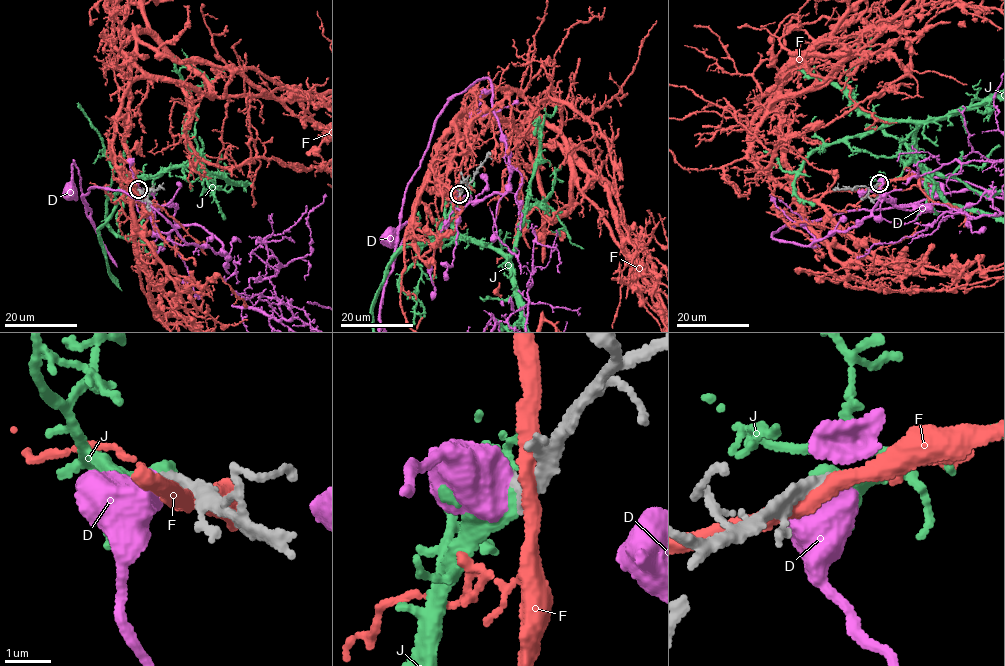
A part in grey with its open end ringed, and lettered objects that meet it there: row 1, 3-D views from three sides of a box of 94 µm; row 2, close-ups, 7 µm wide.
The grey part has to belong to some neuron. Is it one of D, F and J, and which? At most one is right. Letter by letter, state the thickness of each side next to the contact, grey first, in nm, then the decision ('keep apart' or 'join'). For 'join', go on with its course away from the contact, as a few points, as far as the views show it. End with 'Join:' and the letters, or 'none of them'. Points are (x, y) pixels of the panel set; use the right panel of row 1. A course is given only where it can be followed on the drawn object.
D: 360/650 nm | keep apart
F: 420/320 nm | keep apart
J: 360/480 nm | join
Join: J

